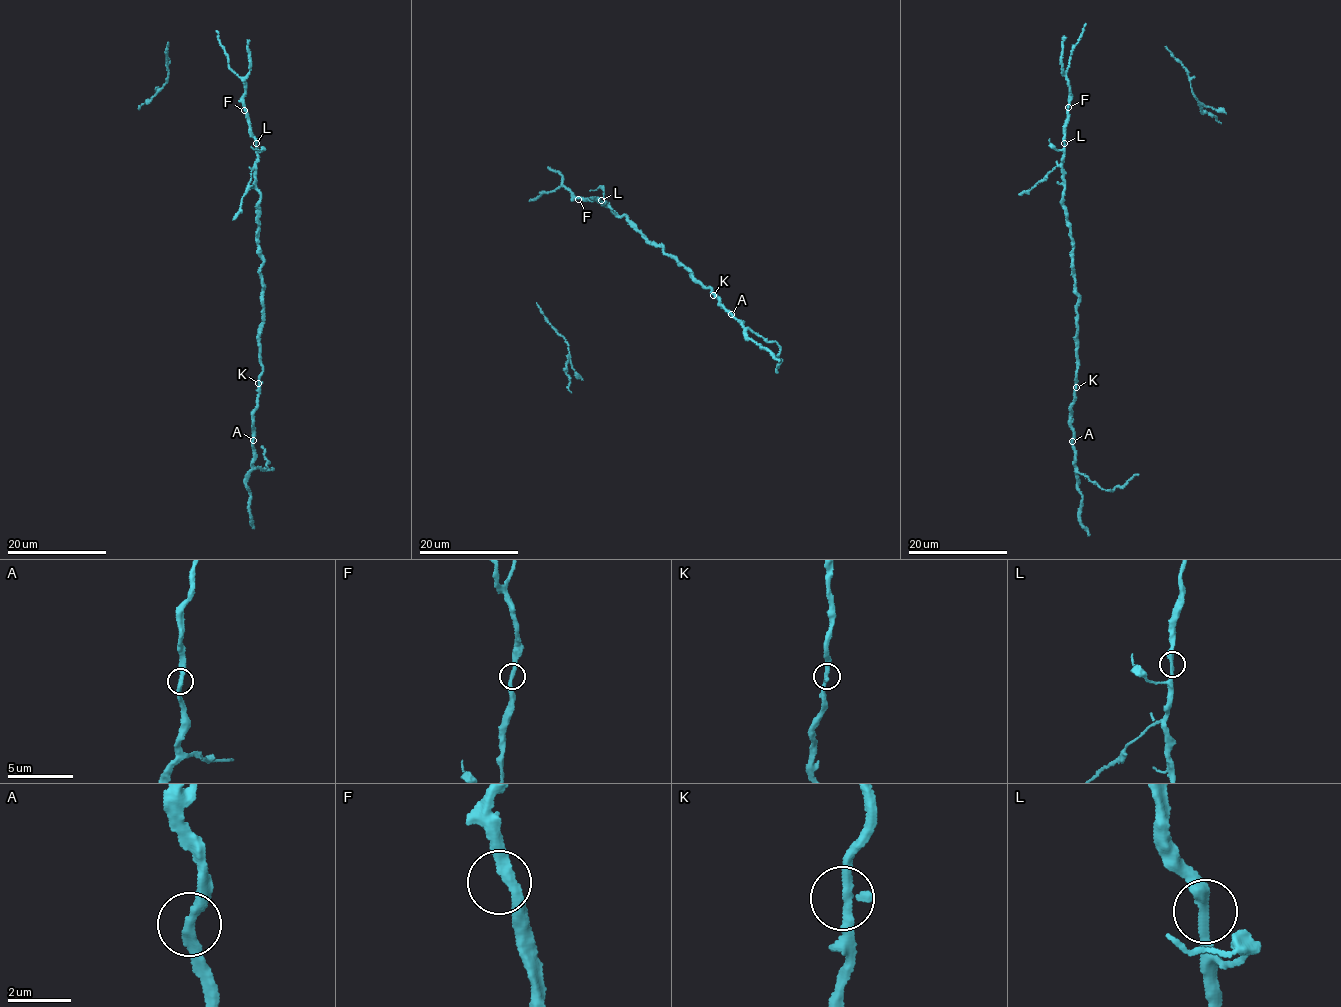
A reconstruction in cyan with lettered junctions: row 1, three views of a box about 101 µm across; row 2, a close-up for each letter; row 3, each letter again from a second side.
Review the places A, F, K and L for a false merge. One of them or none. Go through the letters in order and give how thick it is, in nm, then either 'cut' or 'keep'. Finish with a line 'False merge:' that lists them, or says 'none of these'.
A: calibre 320 nm; keep
F: calibre 320 nm; keep
K: calibre 320 nm; keep
L: calibre 320 nm; keep
False merge: none of these

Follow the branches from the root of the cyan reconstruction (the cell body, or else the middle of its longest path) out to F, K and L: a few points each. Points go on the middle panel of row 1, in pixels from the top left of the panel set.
F: (618, 215), (603, 201), (578, 199)
K: (618, 215), (628, 218), (653, 245), (663, 246), (664, 252), (693, 273), (692, 277), (713, 290), (713, 295)
L: (618, 215), (601, 200)

